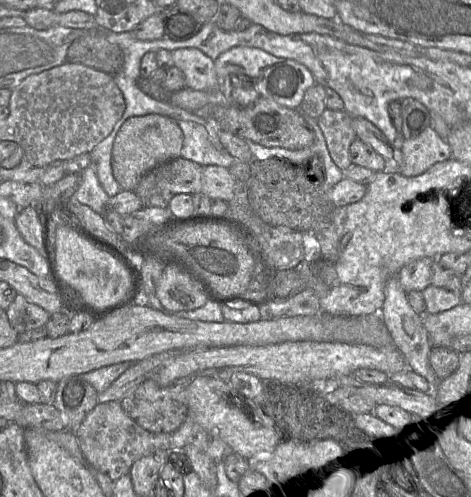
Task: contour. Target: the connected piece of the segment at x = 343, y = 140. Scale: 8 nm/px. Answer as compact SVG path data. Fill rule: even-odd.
M325 109L318 119L327 149L333 162L342 170L350 168L350 145L357 139L352 126L353 117L345 110Z

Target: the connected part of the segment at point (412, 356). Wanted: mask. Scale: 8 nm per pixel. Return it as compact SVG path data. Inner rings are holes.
M390 277L385 284L385 299L381 309L381 316L393 339L393 344L403 355L409 369L424 377L430 387L436 387L440 379L436 376L430 364L432 349L428 333L423 325L422 316L410 306L407 293L401 287L398 277Z

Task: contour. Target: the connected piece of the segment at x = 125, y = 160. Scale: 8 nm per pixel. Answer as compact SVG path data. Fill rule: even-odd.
M149 114L132 117L121 128L111 158L112 173L121 190L134 190L147 172L181 156L184 134L177 122L167 116Z

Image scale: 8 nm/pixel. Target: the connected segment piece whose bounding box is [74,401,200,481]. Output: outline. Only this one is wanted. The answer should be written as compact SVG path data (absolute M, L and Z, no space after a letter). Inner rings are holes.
M111 401L97 403L74 431L74 434L88 463L115 481L123 475L129 474L134 462L142 457L148 456L157 450L183 449L187 444L193 442L199 429L188 410L184 422L174 432L150 432L130 418L119 401Z

